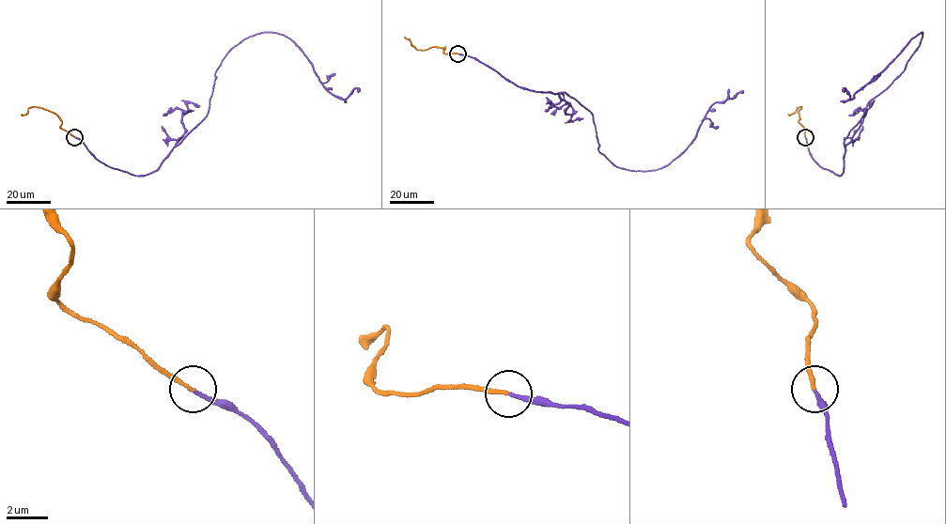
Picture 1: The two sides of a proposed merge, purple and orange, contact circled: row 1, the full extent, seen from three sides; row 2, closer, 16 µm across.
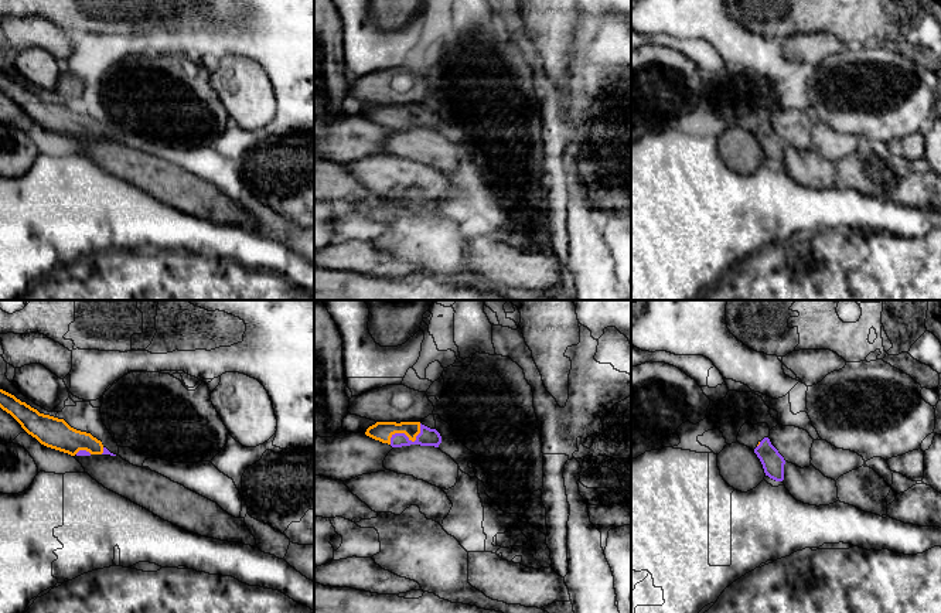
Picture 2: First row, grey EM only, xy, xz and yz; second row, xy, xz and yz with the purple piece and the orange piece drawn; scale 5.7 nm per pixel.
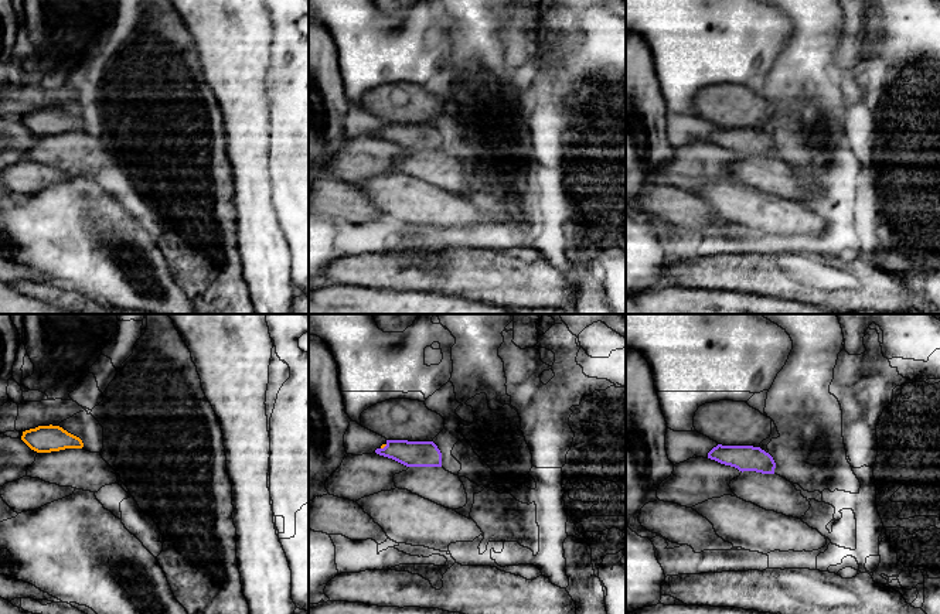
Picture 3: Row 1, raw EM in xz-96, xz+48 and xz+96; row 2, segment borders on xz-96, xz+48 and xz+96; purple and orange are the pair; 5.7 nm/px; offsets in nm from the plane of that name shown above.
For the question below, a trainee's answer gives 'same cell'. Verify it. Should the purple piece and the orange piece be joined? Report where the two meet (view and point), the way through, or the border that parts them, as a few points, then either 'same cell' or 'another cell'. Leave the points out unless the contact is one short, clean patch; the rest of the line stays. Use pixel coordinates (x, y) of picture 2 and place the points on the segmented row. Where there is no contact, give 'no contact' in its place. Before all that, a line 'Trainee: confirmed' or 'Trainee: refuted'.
Trainee: confirmed
contact xz (408, 438); way xz (428, 436), (408, 438), (381, 431); same cell

